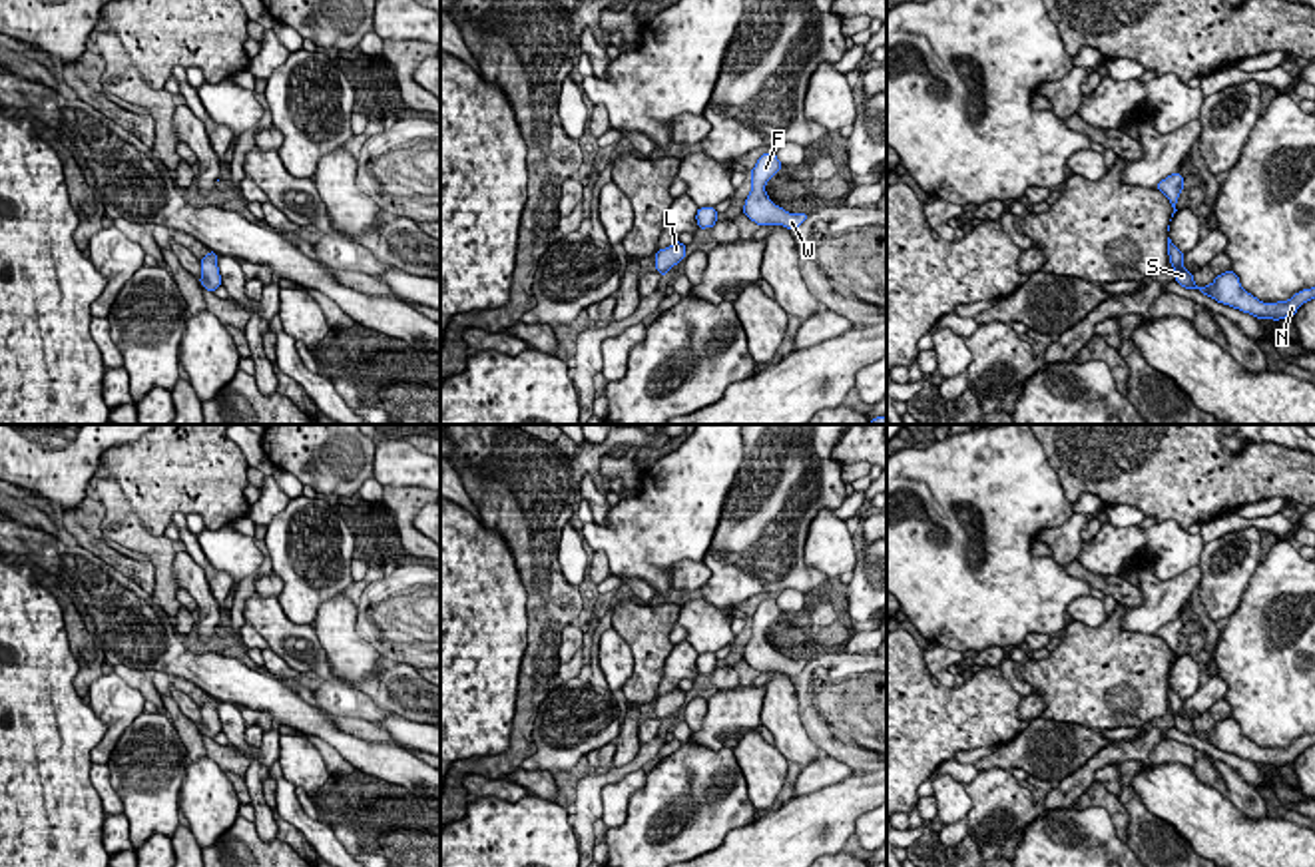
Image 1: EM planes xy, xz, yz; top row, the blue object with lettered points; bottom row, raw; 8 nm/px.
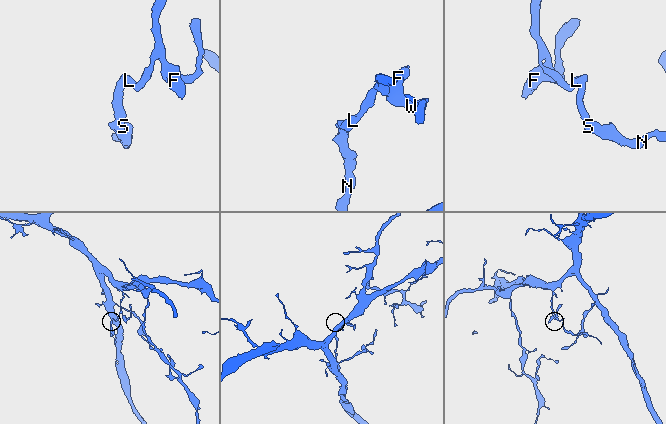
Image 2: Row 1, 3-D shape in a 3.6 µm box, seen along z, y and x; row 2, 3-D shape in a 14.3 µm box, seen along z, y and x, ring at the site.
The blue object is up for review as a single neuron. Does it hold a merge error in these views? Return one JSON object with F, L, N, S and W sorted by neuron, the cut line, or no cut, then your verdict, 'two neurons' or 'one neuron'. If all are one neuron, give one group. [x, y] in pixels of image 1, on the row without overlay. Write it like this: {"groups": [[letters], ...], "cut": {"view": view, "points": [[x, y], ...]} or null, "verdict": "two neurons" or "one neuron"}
{"groups": [["F", "L", "N", "S", "W"]], "cut": null, "verdict": "one neuron"}

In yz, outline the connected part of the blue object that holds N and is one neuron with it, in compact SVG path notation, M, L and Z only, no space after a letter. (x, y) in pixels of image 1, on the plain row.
M1168 684L1168 702L1176 720L1176 727L1182 733L1197 735L1203 741L1215 745L1217 749L1229 751L1257 765L1279 767L1279 765L1291 763L1297 759L1297 755L1303 749L1307 749L1309 745L1315 745L1315 733L1311 733L1295 739L1287 747L1263 749L1241 733L1239 723L1231 716L1225 718L1223 722L1215 722L1215 727L1211 731L1197 733L1193 727L1193 722L1182 712L1184 700L1172 690L1170 684Z

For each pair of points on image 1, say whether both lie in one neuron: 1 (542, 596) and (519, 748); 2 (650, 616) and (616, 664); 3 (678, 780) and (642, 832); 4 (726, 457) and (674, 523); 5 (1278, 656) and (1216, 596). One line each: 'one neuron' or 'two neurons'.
1: one neuron
2: two neurons
3: one neuron
4: one neuron
5: two neurons

